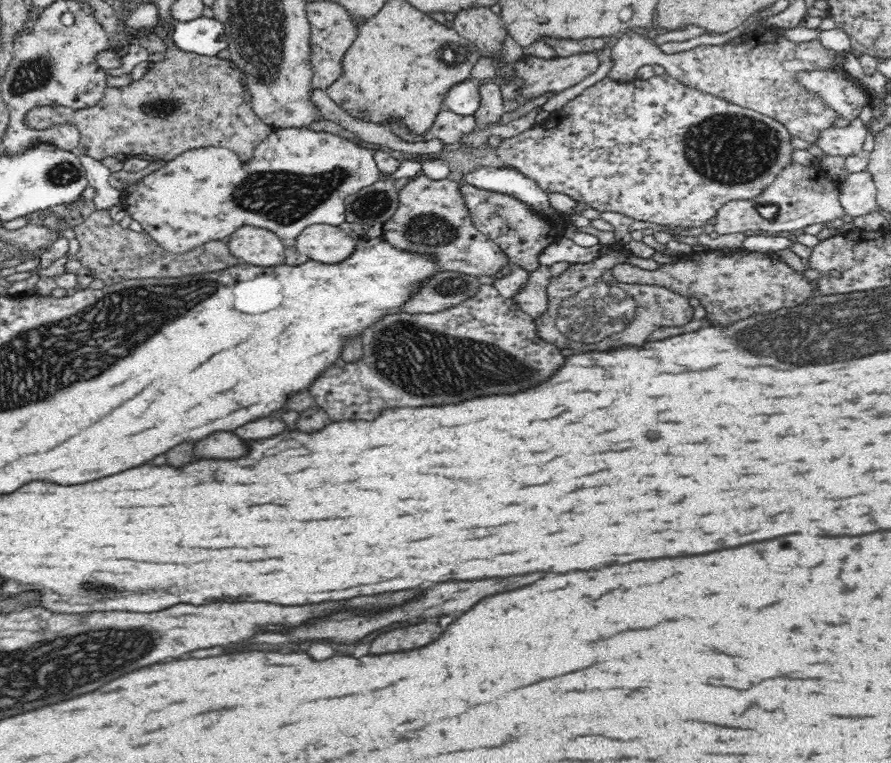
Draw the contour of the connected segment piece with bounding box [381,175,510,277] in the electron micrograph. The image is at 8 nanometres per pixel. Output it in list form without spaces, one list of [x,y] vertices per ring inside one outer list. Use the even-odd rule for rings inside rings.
[[[427,175],[400,183],[396,212],[382,224],[381,237],[402,253],[432,259],[432,263],[442,271],[474,277],[490,276],[510,261],[495,242],[473,225],[460,192],[461,185],[452,179],[435,180]]]

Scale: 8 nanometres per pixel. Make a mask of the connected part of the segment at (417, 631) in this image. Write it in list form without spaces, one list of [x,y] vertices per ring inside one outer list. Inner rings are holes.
[[[416,624],[416,626],[392,630],[388,634],[378,636],[376,640],[372,640],[372,654],[420,648],[420,646],[430,644],[442,632],[444,632],[444,628],[438,624]]]

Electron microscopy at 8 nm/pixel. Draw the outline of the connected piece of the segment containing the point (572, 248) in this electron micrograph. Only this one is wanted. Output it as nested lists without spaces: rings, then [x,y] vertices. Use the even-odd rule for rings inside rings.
[[[564,236],[553,242],[543,251],[540,260],[542,266],[550,266],[554,262],[566,261],[568,264],[586,264],[598,258],[602,251],[610,245],[596,244],[596,246],[583,247],[576,244],[570,237]]]

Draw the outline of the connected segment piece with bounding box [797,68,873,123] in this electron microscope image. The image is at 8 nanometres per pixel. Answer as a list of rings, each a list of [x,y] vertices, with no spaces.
[[[840,68],[834,69],[818,69],[813,71],[797,72],[797,81],[812,95],[819,96],[824,106],[833,110],[838,118],[842,118],[844,122],[852,122],[860,116],[860,112],[864,110],[864,106],[870,102],[873,97],[872,92],[865,86],[862,81],[848,75]]]

